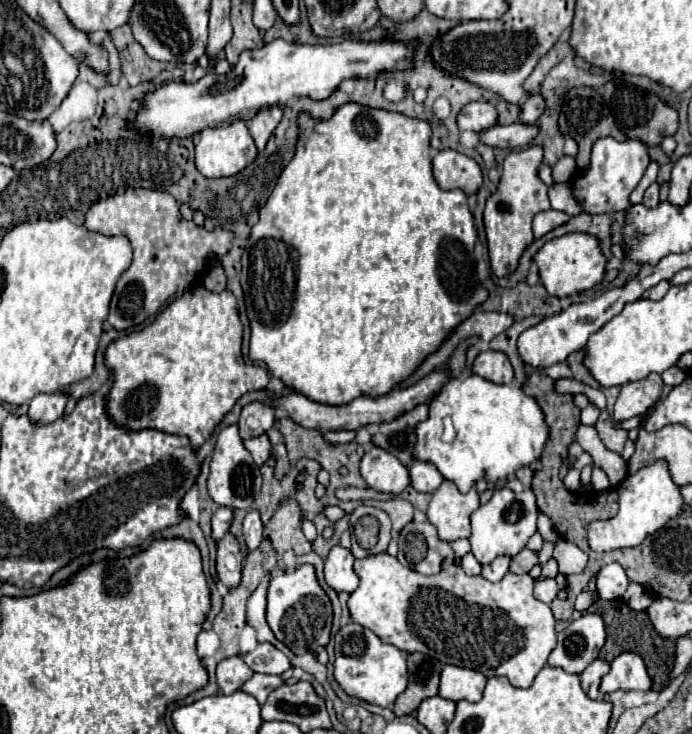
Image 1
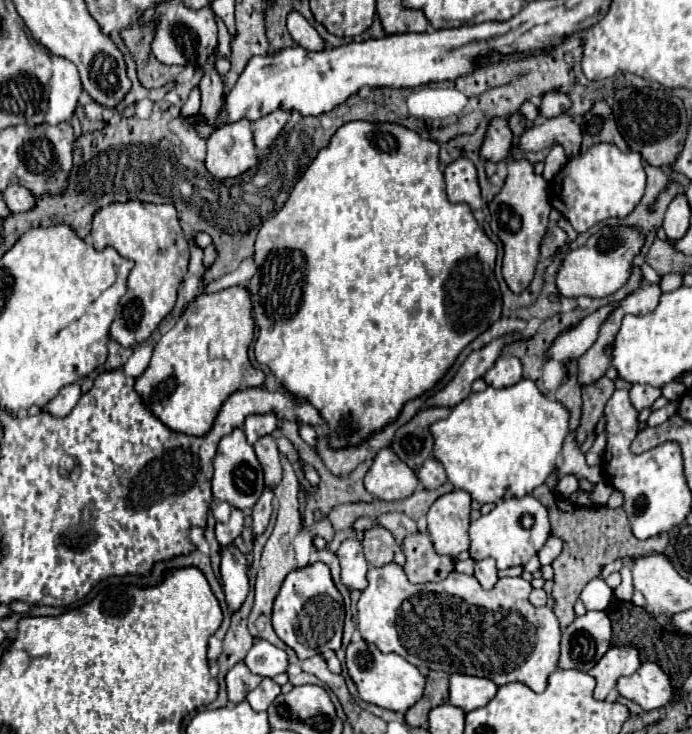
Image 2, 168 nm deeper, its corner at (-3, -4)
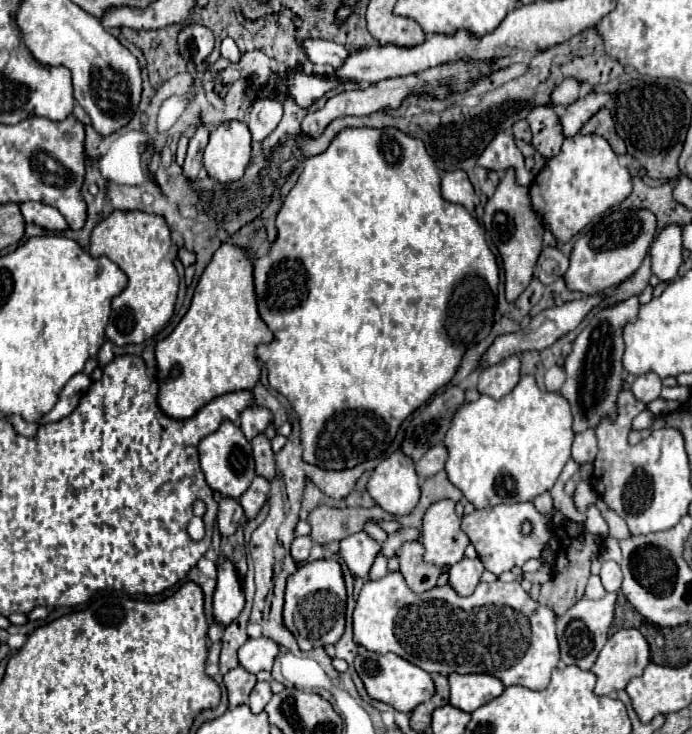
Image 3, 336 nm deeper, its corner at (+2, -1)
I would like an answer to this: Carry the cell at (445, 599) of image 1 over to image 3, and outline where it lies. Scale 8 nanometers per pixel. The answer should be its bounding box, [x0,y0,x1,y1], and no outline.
[353,571,559,689]

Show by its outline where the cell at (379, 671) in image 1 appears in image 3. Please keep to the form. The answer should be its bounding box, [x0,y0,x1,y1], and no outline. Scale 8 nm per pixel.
[353,647,435,713]

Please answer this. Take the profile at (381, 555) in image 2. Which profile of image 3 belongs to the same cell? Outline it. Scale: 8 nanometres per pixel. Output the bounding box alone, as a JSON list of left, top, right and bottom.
[369,553,389,579]

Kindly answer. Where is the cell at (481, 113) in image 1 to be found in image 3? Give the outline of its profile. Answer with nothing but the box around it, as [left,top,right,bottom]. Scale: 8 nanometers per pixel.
[477,131,533,185]

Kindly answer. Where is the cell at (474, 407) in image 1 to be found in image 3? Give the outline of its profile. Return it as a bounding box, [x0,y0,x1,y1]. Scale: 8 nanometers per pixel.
[443,375,571,509]

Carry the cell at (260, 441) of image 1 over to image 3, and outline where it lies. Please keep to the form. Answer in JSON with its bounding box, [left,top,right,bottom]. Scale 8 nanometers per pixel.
[253,435,275,481]

